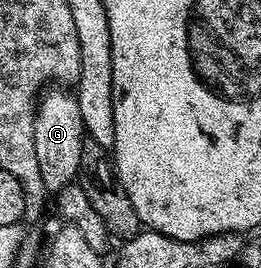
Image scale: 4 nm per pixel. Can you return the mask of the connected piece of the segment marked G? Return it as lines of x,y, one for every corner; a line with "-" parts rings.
65,89
53,90
57,91
46,90
36,104
33,136
35,137
35,161
39,161
39,177
43,177
45,190
49,193
60,193
76,180
79,153
83,151
83,141
87,136
75,95

